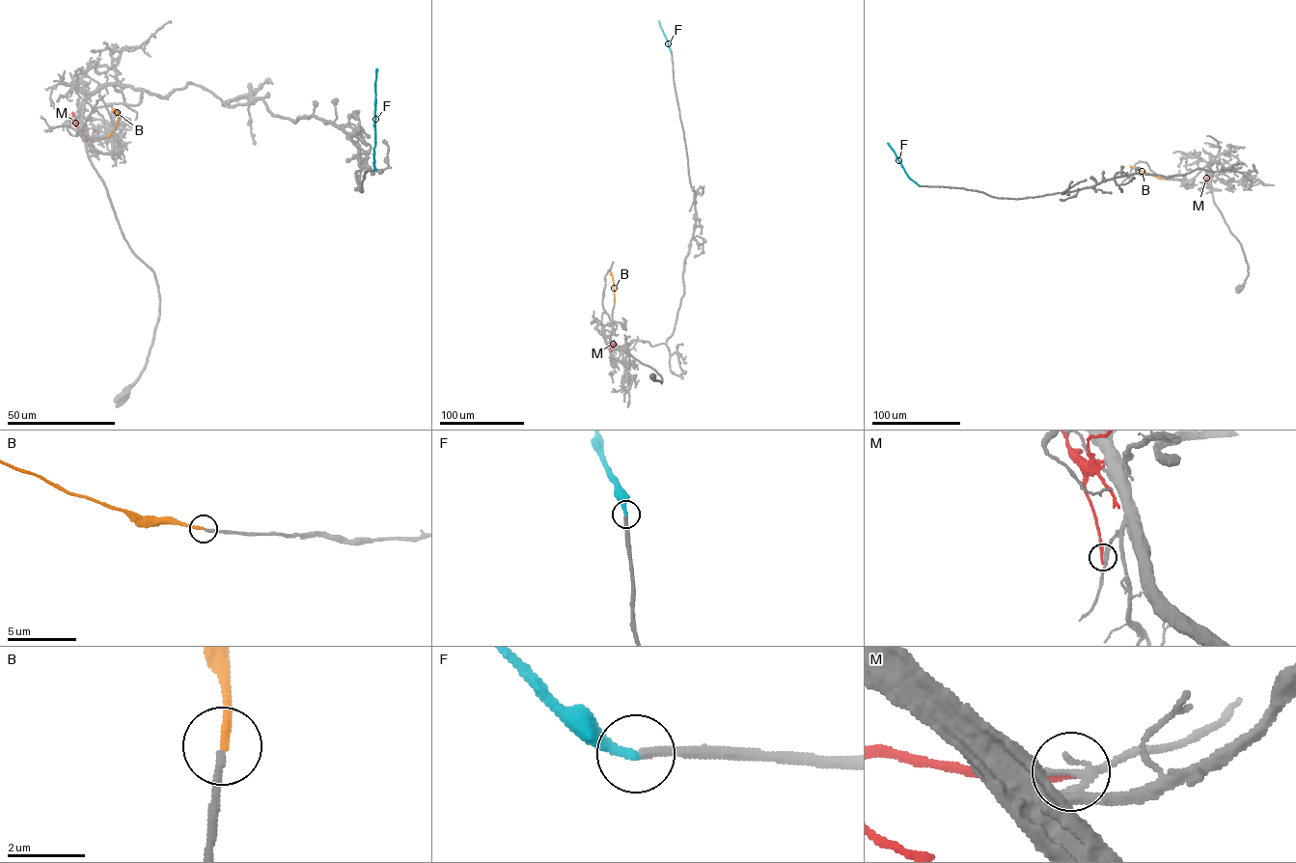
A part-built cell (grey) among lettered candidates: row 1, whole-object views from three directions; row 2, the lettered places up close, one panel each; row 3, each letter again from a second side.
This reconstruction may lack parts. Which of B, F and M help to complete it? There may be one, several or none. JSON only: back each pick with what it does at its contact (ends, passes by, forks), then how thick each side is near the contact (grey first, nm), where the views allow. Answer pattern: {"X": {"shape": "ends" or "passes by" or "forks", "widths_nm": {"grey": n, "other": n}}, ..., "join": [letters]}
{"F": {"shape": "ends", "widths_nm": {"grey": 240, "other": 240}}, "join": ["F"]}

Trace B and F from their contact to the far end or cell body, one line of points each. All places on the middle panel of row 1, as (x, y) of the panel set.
B: (614, 302), (612, 276), (608, 270)
F: (672, 53), (658, 21)

